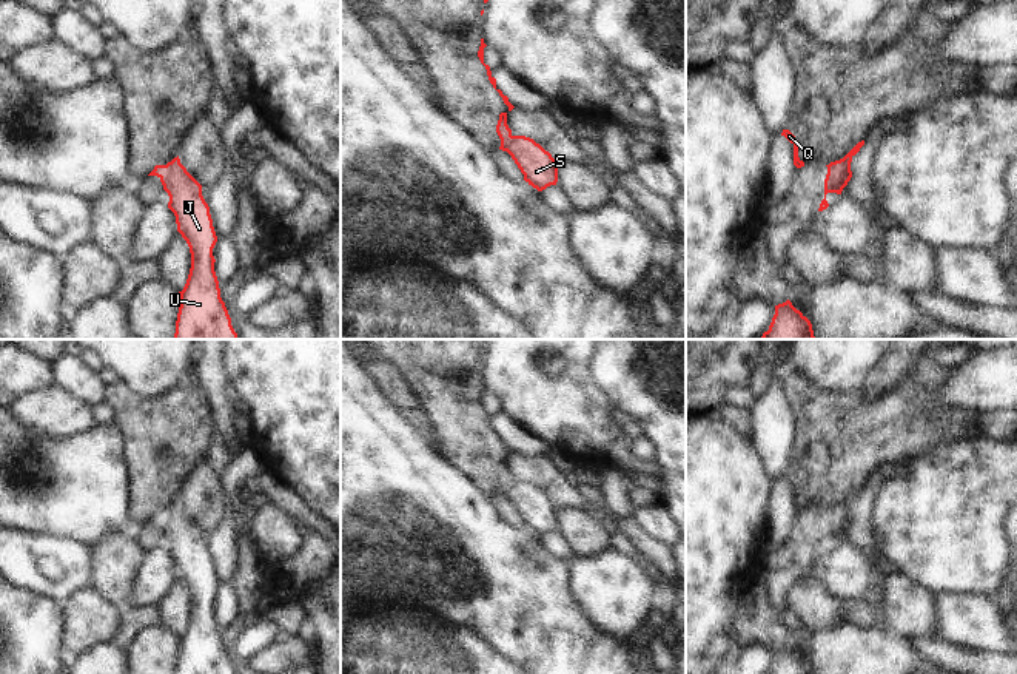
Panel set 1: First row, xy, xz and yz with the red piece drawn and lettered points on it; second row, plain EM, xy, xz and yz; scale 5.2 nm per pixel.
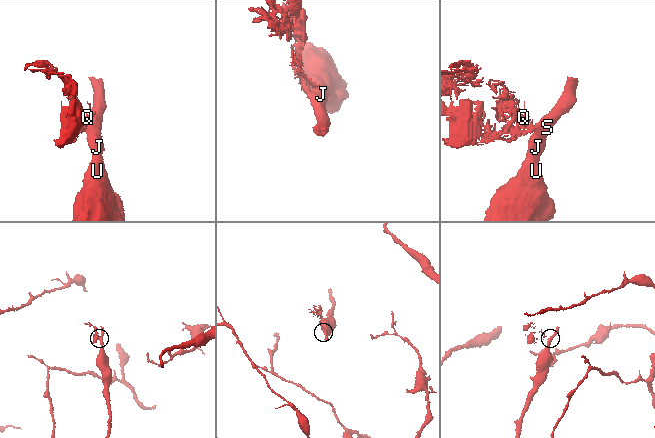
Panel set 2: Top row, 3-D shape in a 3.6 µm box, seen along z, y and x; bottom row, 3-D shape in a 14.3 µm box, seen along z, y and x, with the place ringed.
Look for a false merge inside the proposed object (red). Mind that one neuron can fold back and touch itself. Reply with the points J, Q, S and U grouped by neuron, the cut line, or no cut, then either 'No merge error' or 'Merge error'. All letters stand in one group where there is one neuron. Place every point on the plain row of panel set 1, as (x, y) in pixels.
Groups: J S U / Q. Split along xz (512, 481), (506, 495). Merge error

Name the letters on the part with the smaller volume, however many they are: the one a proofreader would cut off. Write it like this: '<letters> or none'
Q

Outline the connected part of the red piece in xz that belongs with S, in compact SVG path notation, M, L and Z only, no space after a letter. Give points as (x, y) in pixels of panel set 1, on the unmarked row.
M512 481L507 498L512 501L524 526L538 537L558 527L558 509L549 497L525 481Z

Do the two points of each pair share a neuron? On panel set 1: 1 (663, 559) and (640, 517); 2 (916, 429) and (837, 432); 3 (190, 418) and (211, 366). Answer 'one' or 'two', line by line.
1: two
2: one
3: two

